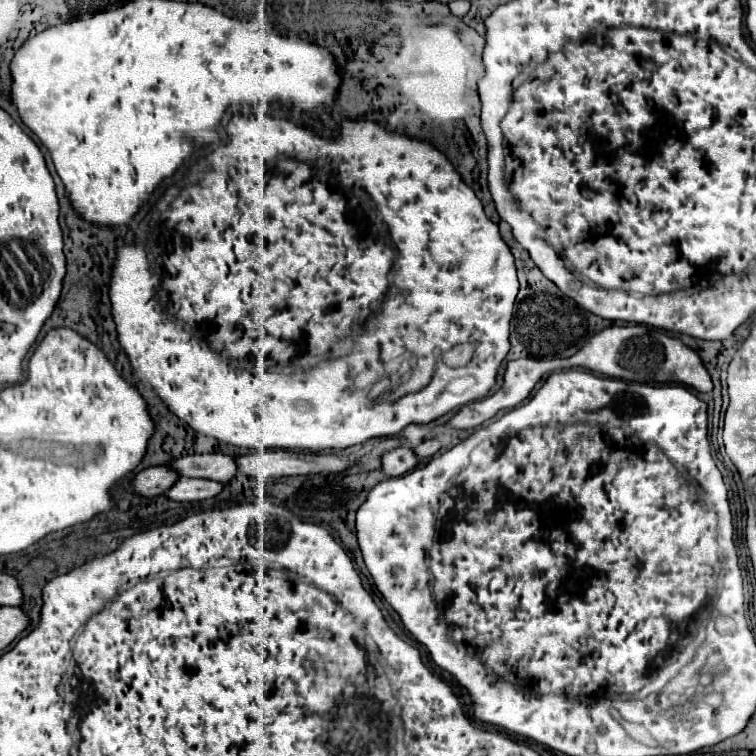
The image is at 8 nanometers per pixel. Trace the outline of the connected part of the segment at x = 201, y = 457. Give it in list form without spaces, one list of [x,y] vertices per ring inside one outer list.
[[[191,454],[167,464],[179,476],[207,478],[215,482],[229,482],[237,474],[237,464],[225,454]]]

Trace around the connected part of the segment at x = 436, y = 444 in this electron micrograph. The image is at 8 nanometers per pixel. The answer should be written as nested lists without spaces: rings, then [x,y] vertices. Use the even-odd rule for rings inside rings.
[[[425,440],[425,442],[421,442],[419,446],[415,446],[413,452],[415,452],[415,456],[419,456],[419,458],[429,458],[429,456],[433,456],[439,448],[441,448],[441,442],[439,442],[439,440]]]

